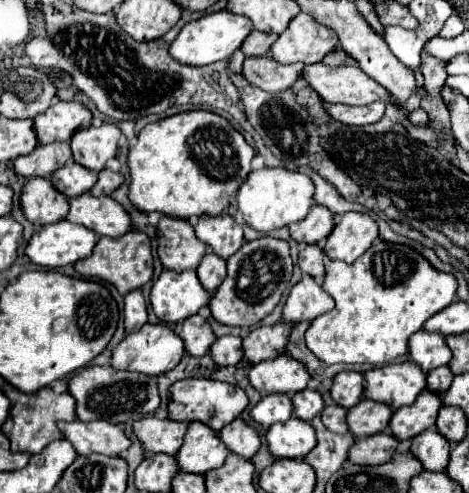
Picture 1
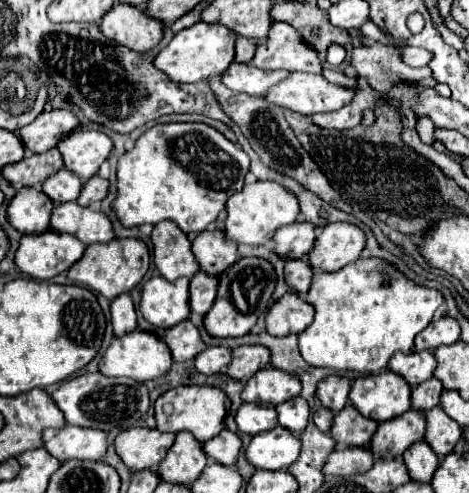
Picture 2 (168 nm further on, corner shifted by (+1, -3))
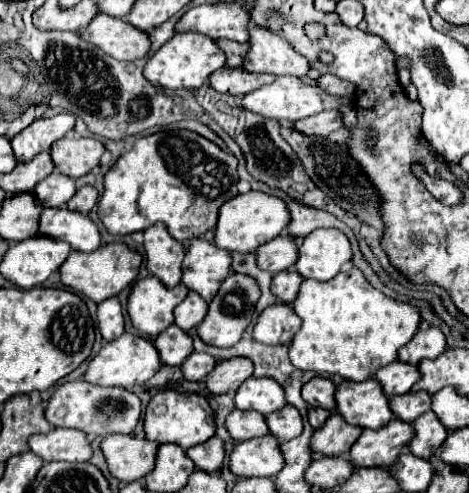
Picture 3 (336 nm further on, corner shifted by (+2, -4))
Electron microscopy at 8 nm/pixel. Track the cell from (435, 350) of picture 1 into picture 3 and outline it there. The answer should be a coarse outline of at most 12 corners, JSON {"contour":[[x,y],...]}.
{"contour":[[394,361],[374,373],[382,391],[404,395],[420,379],[414,365]]}

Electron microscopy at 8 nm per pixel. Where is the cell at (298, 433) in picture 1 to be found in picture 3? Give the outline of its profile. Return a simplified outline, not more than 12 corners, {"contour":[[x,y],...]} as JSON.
{"contour":[[278,441],[238,443],[228,465],[236,477],[274,477],[284,467]]}

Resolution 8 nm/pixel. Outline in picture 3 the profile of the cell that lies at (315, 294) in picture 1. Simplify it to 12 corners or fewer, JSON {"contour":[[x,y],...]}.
{"contour":[[274,303],[260,313],[254,339],[290,345],[302,319],[290,305]]}

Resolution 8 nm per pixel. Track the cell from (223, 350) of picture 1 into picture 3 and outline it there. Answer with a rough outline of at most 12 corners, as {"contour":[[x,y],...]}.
{"contour":[[192,353],[180,365],[186,381],[204,381],[216,361],[206,353]]}

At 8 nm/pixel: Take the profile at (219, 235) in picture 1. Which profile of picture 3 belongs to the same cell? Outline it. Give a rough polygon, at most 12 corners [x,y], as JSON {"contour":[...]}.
{"contour":[[192,239],[182,283],[210,303],[228,277],[230,251]]}

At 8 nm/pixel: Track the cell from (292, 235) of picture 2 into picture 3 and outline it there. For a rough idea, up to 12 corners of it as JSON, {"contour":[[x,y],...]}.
{"contour":[[282,233],[256,251],[256,263],[272,275],[298,259],[294,237]]}

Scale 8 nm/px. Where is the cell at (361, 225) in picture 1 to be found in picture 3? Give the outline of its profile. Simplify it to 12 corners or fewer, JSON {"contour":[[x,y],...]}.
{"contour":[[318,229],[298,247],[296,271],[330,281],[350,259],[342,231]]}

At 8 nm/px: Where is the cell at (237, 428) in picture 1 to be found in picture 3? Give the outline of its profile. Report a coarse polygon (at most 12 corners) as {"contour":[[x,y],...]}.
{"contour":[[220,437],[190,447],[196,469],[214,473],[224,463]]}

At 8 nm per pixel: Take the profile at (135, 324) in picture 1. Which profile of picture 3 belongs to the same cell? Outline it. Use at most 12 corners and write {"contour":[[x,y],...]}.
{"contour":[[116,297],[98,305],[98,329],[104,341],[124,333],[124,313]]}

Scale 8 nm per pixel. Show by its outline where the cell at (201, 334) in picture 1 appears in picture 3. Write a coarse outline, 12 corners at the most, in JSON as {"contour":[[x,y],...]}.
{"contour":[[170,325],[154,339],[162,363],[170,367],[194,351],[190,335]]}

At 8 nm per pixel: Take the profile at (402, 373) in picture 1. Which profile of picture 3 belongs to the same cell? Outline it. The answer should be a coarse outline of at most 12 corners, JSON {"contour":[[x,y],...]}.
{"contour":[[374,379],[342,381],[336,413],[362,429],[394,415]]}

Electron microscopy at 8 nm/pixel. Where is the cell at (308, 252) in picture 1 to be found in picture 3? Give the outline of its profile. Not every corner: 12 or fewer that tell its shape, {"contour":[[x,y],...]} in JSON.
{"contour":[[296,271],[272,277],[270,291],[290,305],[298,295],[302,277]]}

